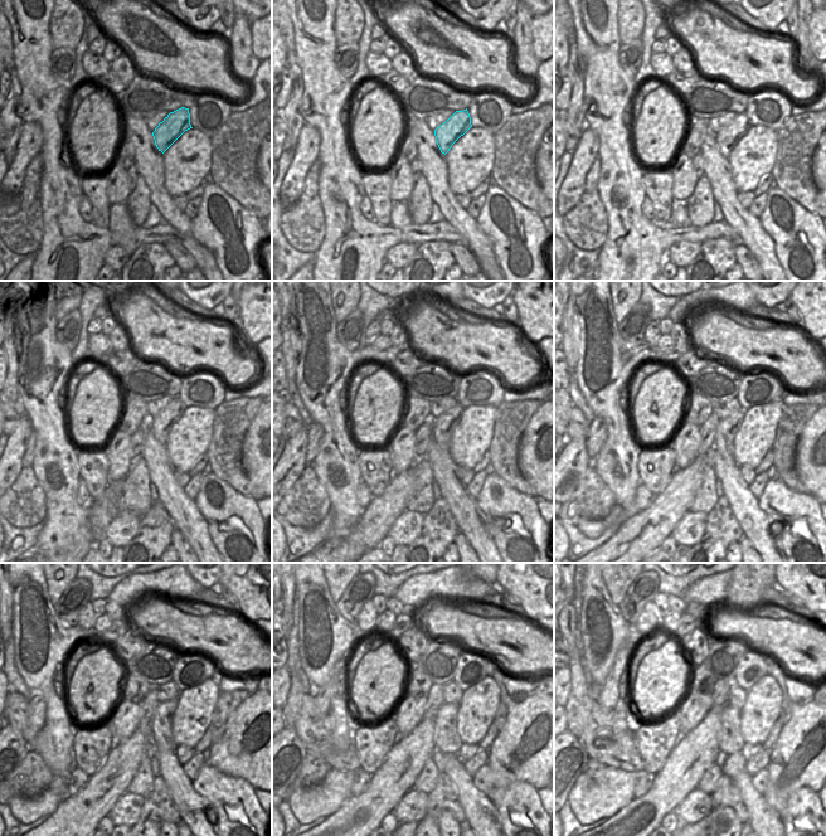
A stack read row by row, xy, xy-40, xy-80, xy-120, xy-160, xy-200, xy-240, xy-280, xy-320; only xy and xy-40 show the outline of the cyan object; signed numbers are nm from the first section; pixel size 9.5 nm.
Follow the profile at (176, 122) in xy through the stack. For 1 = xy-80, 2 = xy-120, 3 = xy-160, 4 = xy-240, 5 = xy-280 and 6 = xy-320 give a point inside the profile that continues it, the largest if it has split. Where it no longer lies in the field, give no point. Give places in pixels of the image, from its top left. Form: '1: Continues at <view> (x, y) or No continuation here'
1: Continues at xy-80 (729, 135)
2: Continues at xy-120 (160, 424)
3: Continues at xy-160 (445, 424)
4: Continues at xy-240 (161, 727)
5: Continues at xy-280 (446, 739)
6: Continues at xy-320 (730, 740)

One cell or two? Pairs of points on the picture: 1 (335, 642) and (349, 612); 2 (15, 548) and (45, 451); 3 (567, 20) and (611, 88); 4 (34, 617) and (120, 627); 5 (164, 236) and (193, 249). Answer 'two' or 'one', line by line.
1: two
2: two
3: two
4: one
5: one

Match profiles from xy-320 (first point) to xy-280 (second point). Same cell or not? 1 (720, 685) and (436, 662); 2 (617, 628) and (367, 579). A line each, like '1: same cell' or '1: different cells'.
1: different cells
2: different cells

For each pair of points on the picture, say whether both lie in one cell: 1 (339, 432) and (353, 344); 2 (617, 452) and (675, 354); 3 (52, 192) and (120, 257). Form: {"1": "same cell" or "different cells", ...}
{"1": "different cells", "2": "same cell", "3": "different cells"}

